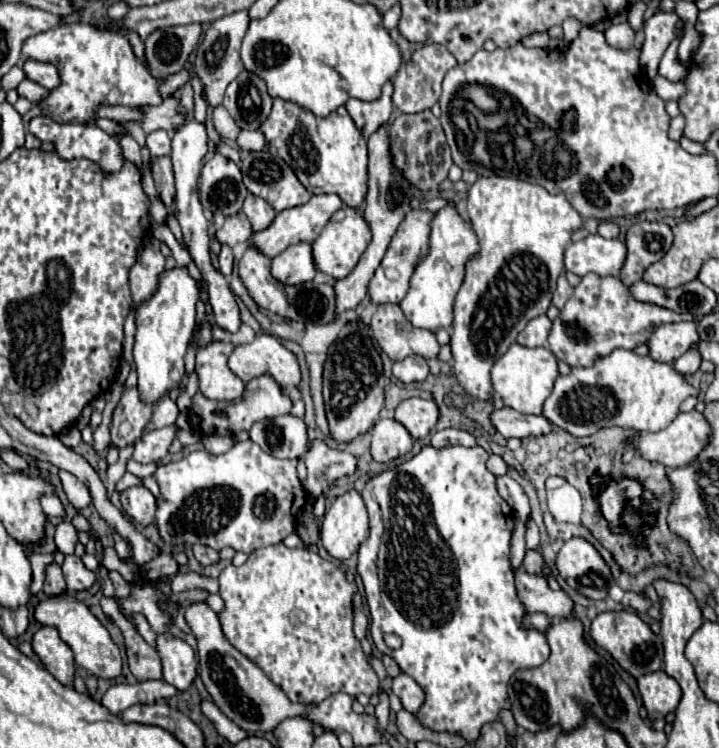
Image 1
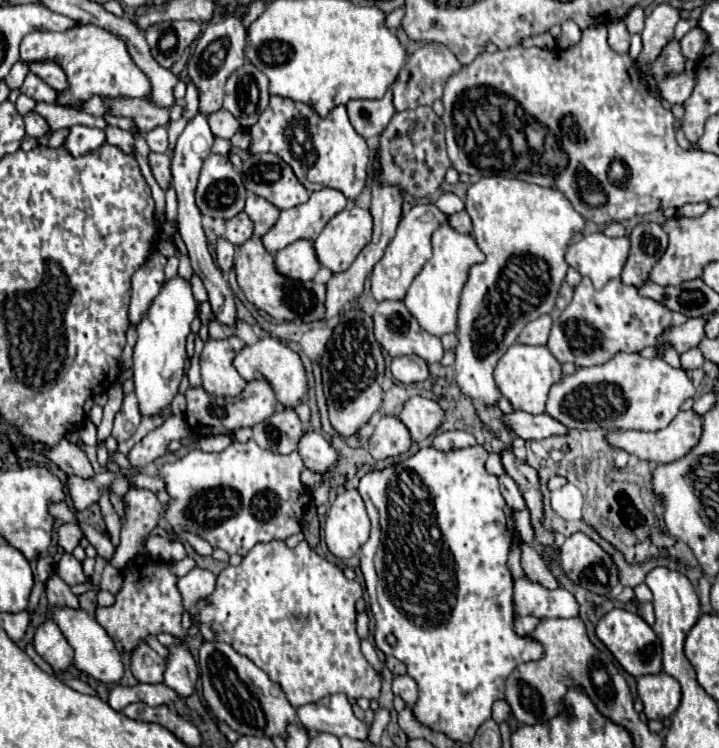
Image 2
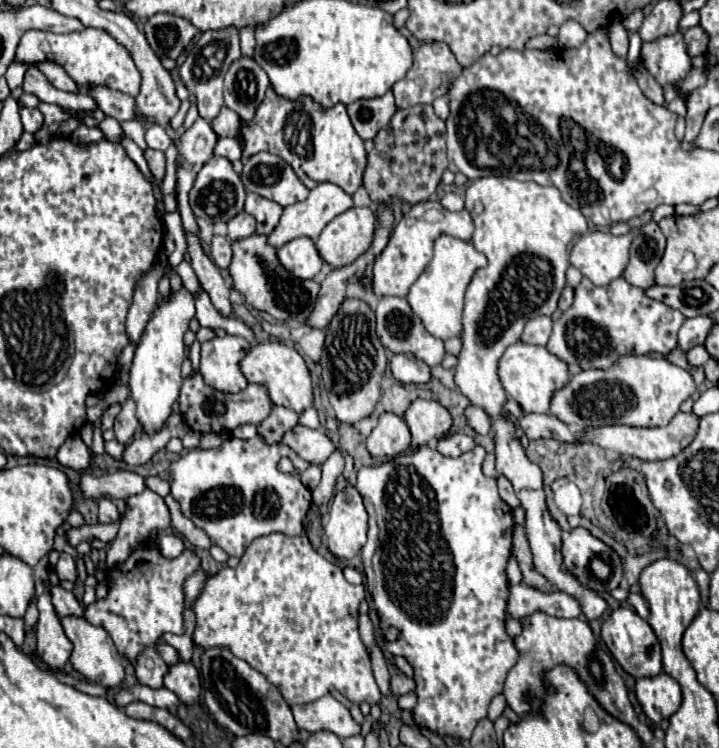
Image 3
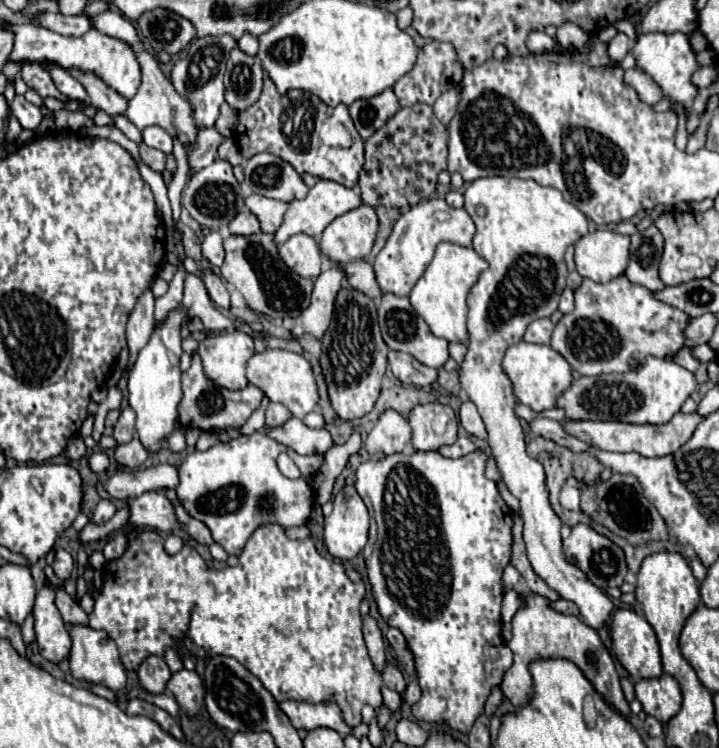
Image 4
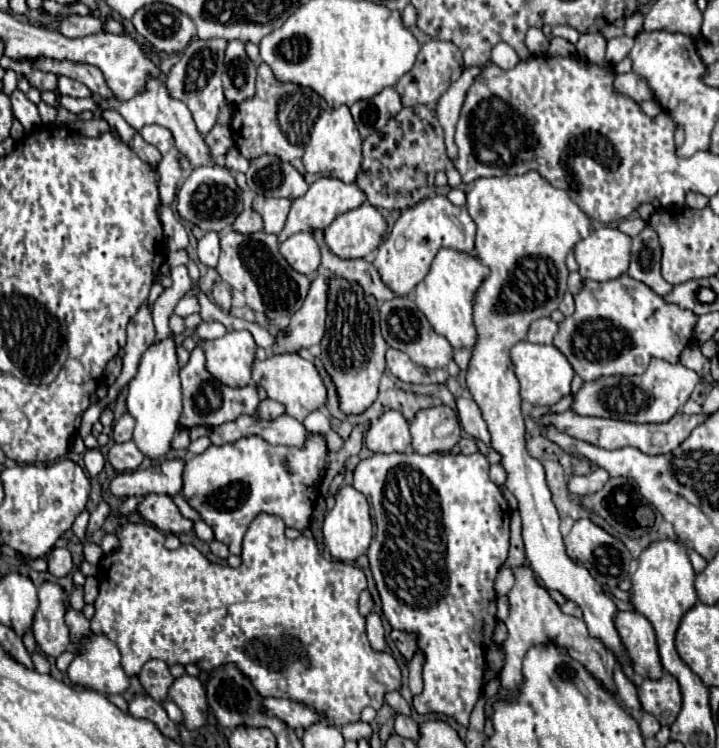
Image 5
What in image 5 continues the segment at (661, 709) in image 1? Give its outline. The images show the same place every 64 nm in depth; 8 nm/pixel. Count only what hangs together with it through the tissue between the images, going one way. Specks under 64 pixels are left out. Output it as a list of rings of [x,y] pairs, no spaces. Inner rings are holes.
[[[668,672],[658,680],[646,678],[638,686],[638,700],[644,712],[652,714],[662,726],[670,726],[682,706],[678,680]]]

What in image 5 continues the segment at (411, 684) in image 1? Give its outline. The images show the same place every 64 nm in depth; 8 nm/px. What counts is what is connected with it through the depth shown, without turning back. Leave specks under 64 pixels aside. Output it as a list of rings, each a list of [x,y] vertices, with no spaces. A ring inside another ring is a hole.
[[[258,516],[246,536],[244,536],[244,550],[242,550],[242,564],[238,568],[230,568],[230,566],[220,566],[220,564],[212,564],[208,562],[200,551],[191,544],[182,544],[178,550],[166,550],[164,546],[164,534],[160,534],[160,530],[156,530],[150,524],[126,524],[124,528],[118,530],[116,534],[120,538],[120,550],[112,552],[110,556],[104,556],[100,560],[100,594],[94,602],[96,606],[96,614],[92,618],[92,632],[102,632],[106,634],[112,642],[116,642],[116,646],[120,648],[122,654],[122,668],[126,670],[128,676],[136,676],[142,668],[144,662],[152,660],[152,658],[160,658],[164,660],[168,666],[172,664],[198,664],[202,670],[210,672],[212,668],[224,664],[224,662],[234,662],[238,664],[238,668],[256,684],[256,690],[262,696],[272,696],[272,698],[288,698],[288,700],[296,700],[296,702],[304,702],[308,706],[314,706],[316,710],[324,712],[328,716],[328,724],[342,728],[346,724],[358,722],[360,720],[360,712],[366,706],[372,706],[374,710],[382,707],[382,698],[386,692],[390,690],[400,690],[402,686],[402,674],[400,668],[396,664],[396,660],[386,654],[386,652],[374,652],[366,640],[366,630],[364,630],[364,618],[358,612],[358,596],[362,590],[366,590],[366,576],[364,572],[354,566],[354,564],[346,564],[346,562],[328,562],[324,556],[320,556],[316,542],[312,538],[296,538],[296,540],[288,540],[284,536],[284,522],[278,516]]]

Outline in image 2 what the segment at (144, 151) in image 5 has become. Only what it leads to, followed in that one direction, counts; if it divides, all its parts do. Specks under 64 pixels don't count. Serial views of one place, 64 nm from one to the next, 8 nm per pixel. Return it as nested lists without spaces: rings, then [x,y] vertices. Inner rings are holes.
[[[150,152],[150,168],[160,184],[162,190],[168,190],[172,184],[172,172],[170,172],[170,156],[168,154],[154,154]]]

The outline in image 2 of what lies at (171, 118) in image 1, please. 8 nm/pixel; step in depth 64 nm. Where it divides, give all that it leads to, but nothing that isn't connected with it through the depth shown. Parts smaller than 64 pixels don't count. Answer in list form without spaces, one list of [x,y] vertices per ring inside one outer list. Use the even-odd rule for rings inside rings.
[[[104,100],[110,106],[112,116],[134,118],[138,128],[146,134],[156,126],[166,126],[170,122],[170,108],[156,106],[146,100]]]

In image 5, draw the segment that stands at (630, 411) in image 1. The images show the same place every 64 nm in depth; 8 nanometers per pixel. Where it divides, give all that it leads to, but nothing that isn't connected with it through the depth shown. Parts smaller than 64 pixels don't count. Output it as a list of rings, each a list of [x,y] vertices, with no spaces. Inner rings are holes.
[[[652,358],[648,370],[640,376],[604,376],[592,382],[584,382],[576,394],[570,394],[570,410],[580,416],[616,418],[626,422],[668,422],[682,410],[698,382],[698,374],[684,368],[682,364],[670,364],[666,360]]]

